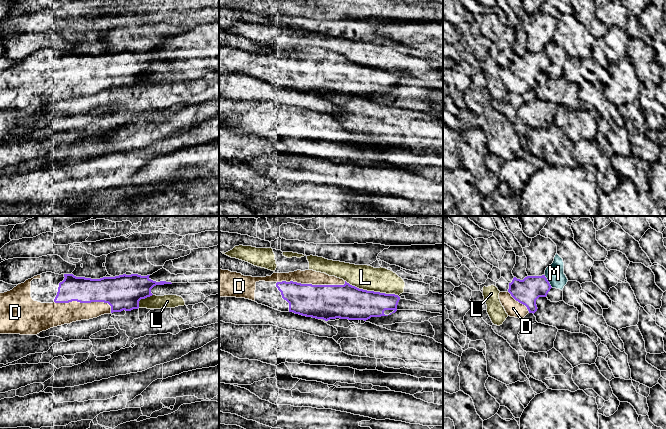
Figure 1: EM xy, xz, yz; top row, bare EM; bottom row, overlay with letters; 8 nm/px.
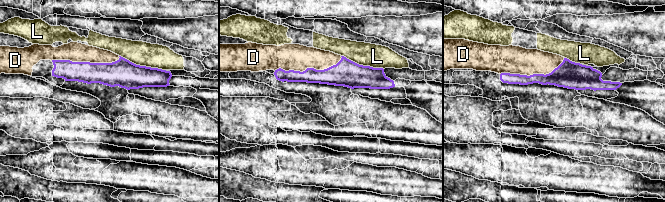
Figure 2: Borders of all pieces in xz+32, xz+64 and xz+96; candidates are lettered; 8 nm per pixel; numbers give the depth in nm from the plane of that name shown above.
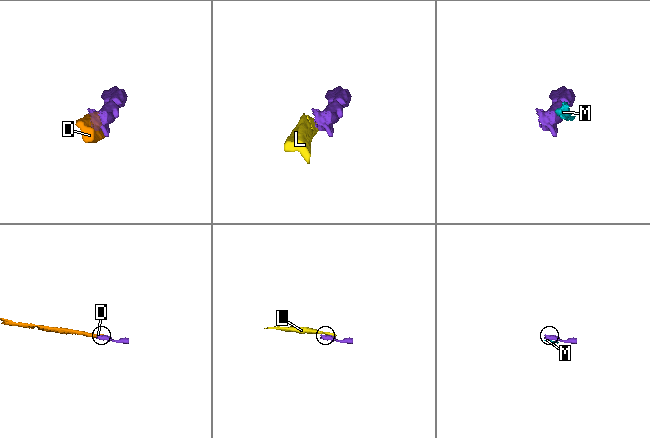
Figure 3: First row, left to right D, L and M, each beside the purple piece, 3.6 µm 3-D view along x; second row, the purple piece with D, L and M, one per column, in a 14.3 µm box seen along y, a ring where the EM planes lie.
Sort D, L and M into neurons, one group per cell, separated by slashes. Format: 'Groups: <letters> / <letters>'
Groups: D / L / M

